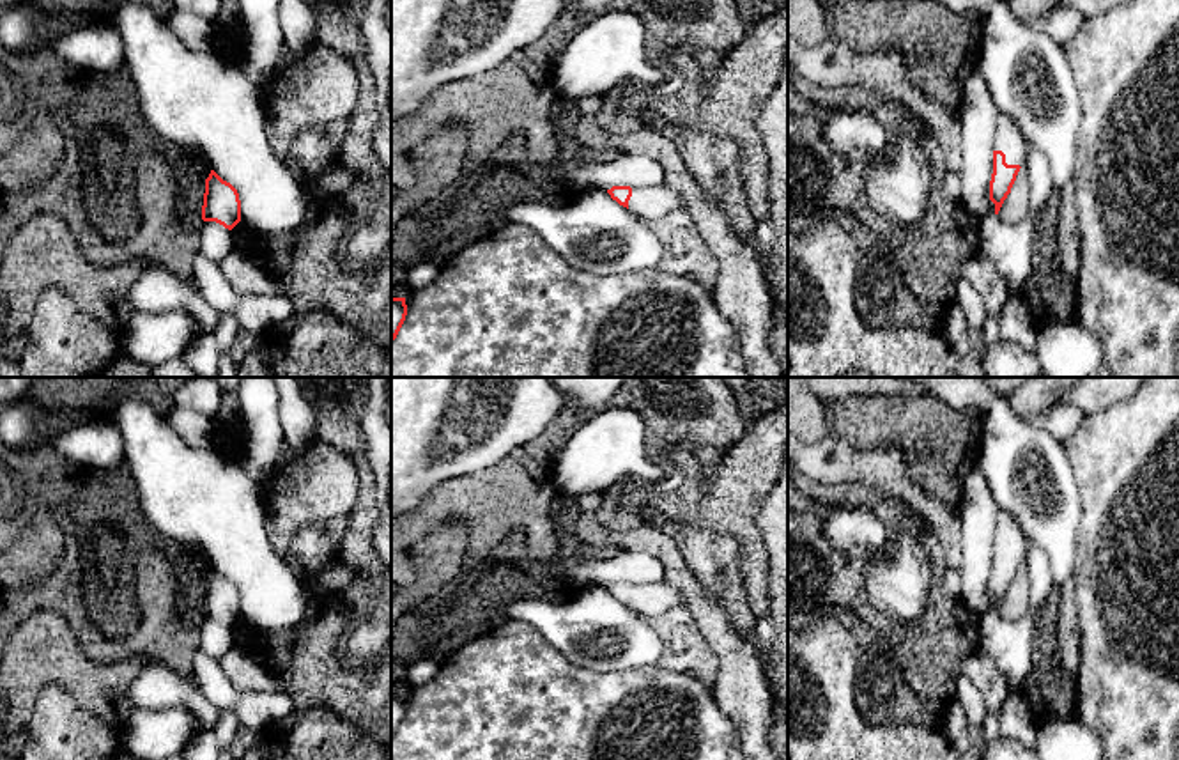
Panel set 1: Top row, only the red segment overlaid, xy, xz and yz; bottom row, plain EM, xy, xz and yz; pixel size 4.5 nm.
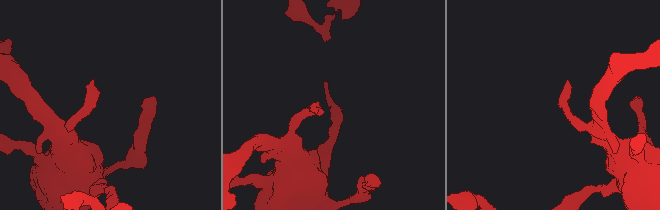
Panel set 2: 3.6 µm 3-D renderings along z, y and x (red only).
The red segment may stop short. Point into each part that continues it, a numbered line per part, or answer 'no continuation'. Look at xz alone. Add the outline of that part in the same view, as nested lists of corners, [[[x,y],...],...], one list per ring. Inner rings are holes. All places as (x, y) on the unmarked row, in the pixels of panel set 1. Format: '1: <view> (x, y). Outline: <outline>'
1: xz (654, 599). Outline: [[[666,581],[650,585],[632,585],[628,608],[636,609],[644,618],[655,618],[669,609],[683,608],[682,595]]]

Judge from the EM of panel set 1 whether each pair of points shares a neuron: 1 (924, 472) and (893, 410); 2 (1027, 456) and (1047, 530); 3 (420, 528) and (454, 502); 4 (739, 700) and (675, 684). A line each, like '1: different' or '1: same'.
1: same
2: same
3: same
4: different

